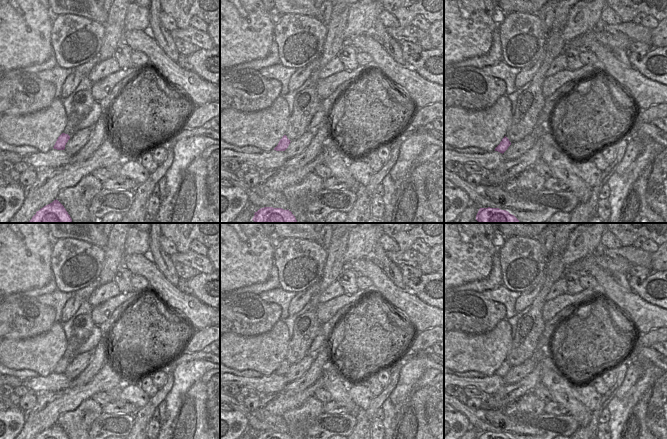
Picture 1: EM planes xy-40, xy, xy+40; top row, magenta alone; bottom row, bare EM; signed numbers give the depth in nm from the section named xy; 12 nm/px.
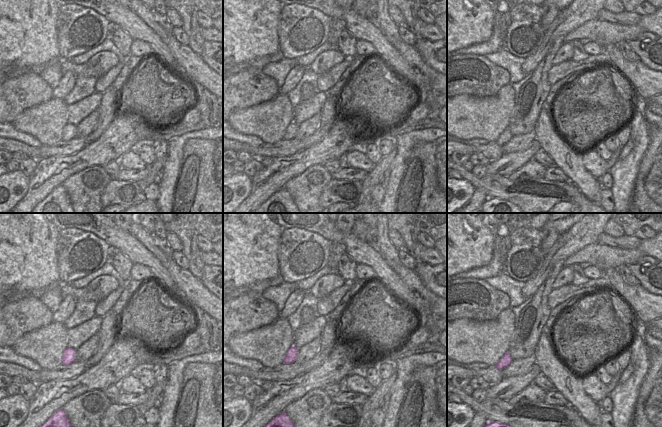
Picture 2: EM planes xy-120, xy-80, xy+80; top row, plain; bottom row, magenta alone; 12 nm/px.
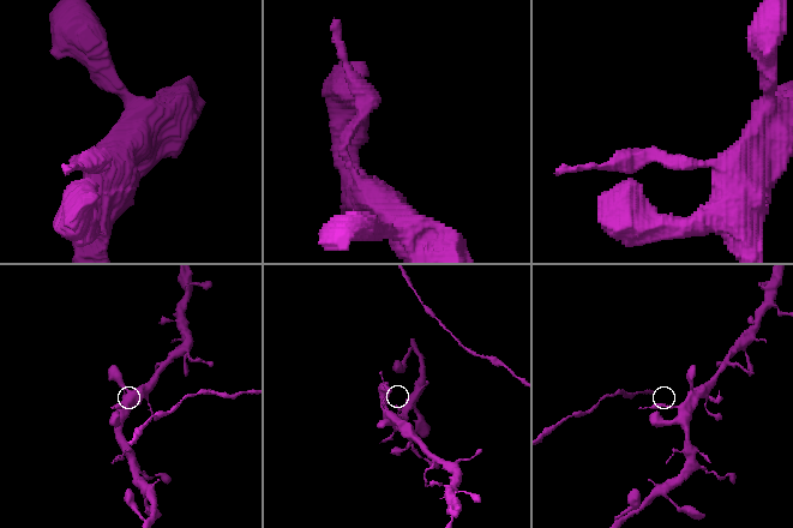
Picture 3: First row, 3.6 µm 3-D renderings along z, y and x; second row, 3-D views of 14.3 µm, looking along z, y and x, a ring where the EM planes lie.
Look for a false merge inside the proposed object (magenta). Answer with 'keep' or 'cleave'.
cleave

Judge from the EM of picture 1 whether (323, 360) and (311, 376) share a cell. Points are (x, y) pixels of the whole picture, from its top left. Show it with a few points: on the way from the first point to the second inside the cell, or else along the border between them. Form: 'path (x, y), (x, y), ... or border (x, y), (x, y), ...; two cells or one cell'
path (319, 364), (314, 372); one cell

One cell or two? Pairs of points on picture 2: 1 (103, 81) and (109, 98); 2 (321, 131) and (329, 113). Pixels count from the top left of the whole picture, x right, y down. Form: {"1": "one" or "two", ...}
{"1": "two", "2": "one"}

